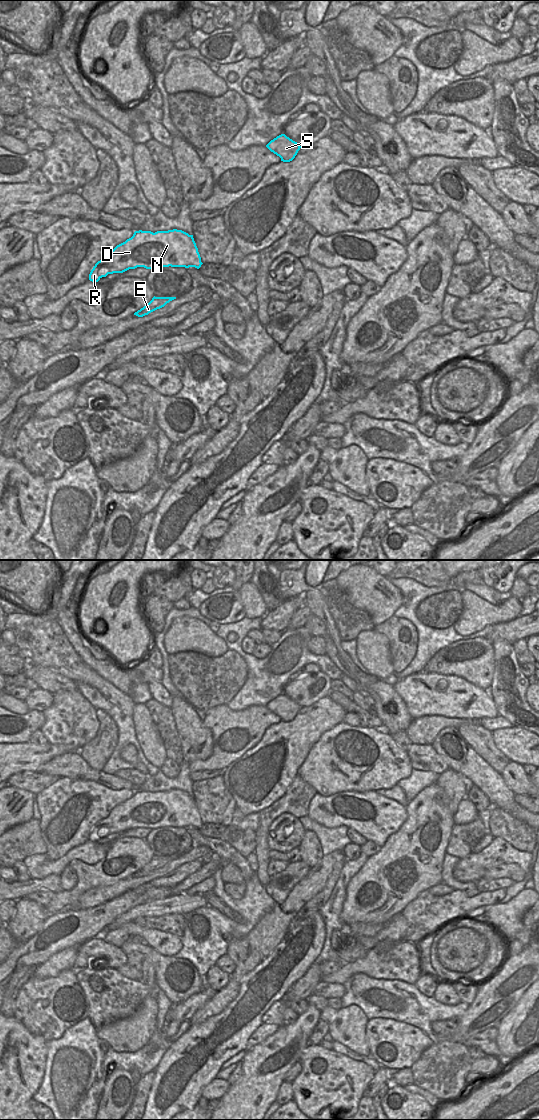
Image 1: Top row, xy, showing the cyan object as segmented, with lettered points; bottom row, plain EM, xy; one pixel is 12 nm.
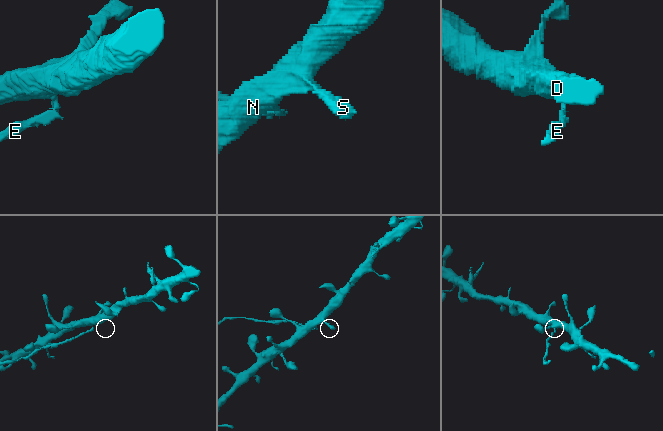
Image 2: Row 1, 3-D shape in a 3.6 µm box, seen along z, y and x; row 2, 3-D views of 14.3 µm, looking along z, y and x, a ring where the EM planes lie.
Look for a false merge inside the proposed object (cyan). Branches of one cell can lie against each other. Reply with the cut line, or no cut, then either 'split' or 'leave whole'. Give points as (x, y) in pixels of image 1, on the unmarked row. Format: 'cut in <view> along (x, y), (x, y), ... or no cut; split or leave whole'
cut in xy along (200, 825), (198, 827); split

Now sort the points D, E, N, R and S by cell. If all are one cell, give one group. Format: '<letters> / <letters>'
D N R S / E

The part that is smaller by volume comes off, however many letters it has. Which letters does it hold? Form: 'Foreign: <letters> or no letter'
Foreign: E

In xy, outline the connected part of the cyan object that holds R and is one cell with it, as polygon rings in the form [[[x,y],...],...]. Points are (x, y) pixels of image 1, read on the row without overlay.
[[[177,789],[155,793],[139,790],[135,791],[131,798],[117,805],[106,818],[98,821],[89,834],[89,840],[98,842],[108,834],[123,833],[137,827],[157,829],[171,826],[199,829],[202,824],[193,795]]]

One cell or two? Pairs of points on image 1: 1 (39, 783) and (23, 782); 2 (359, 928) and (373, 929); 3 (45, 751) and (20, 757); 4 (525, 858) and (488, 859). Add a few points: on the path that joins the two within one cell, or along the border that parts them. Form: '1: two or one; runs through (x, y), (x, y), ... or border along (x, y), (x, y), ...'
1: one; runs through (35, 782), (27, 782)
2: one; runs through (362, 928), (370, 929)
3: one; runs through (39, 755), (26, 757)
4: one; runs through (516, 856), (497, 856)

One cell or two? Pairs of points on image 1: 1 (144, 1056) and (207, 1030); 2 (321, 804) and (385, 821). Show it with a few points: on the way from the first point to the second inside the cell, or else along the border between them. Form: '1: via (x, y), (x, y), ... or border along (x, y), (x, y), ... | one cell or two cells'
1: border along (187, 1029), (172, 1043), (157, 1065) | two cells
2: via (337, 814), (344, 818), (369, 821) | one cell

